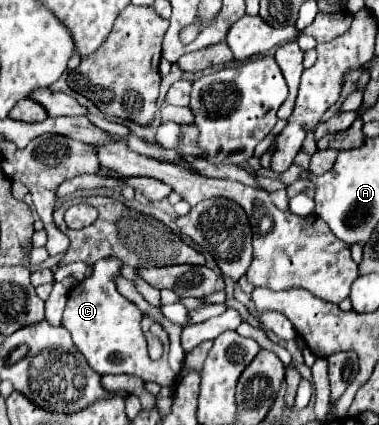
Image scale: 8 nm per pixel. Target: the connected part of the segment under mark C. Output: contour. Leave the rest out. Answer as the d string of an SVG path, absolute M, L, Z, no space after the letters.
M105 257L93 265L91 277L77 283L67 299L67 307L63 313L63 327L71 333L75 347L83 353L87 363L99 375L137 375L143 381L159 383L161 387L175 385L177 373L167 363L169 353L169 339L163 327L151 327L151 333L161 339L163 343L163 357L153 361L147 351L147 339L141 329L141 311L135 303L125 299L115 285L115 277L121 275L123 261L115 257Z

